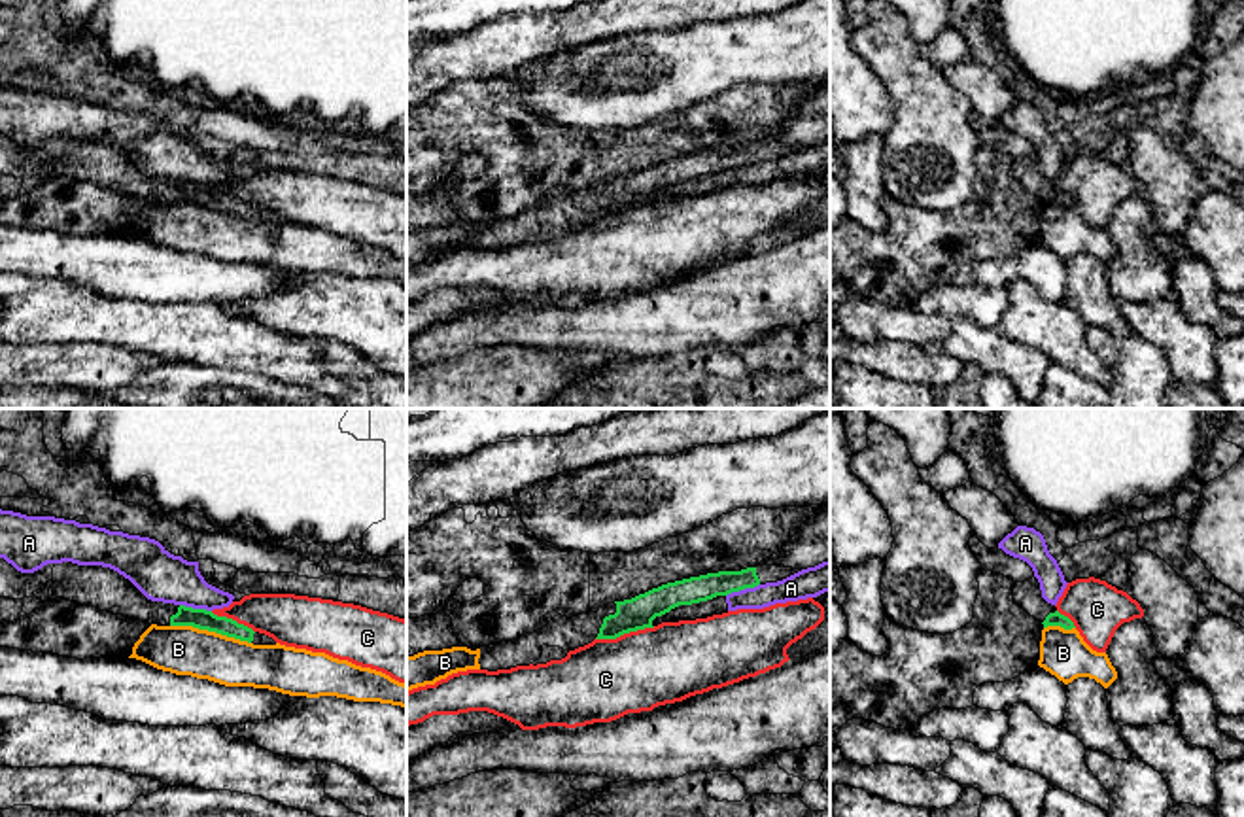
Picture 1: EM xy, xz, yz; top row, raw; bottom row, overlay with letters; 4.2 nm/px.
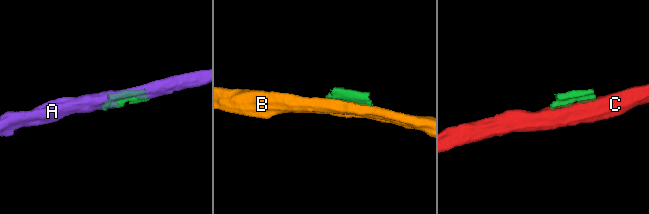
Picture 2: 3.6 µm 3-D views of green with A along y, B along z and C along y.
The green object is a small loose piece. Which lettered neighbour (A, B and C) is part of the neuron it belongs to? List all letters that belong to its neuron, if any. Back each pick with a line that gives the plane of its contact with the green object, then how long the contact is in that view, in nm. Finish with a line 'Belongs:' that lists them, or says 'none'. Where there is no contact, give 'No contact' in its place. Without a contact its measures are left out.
Belongs: none

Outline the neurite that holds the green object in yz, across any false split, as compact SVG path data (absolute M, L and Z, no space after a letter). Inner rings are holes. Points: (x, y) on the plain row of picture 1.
M1032 153L1025 159L1015 159L1013 176L1030 193L1040 197L1044 200L1044 204L1047 204L1047 202L1061 202L1064 206L1076 204L1068 193L1061 191L1055 182L1047 180L1042 174L1040 159L1036 153Z

